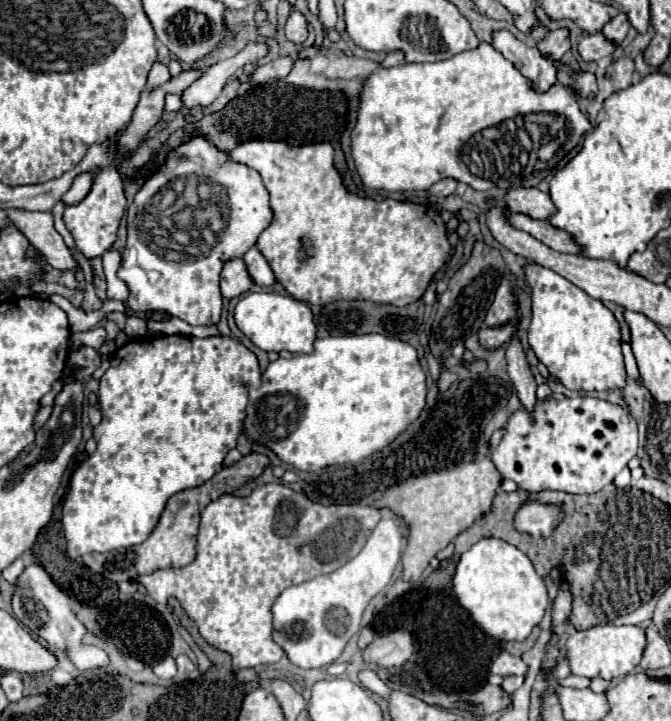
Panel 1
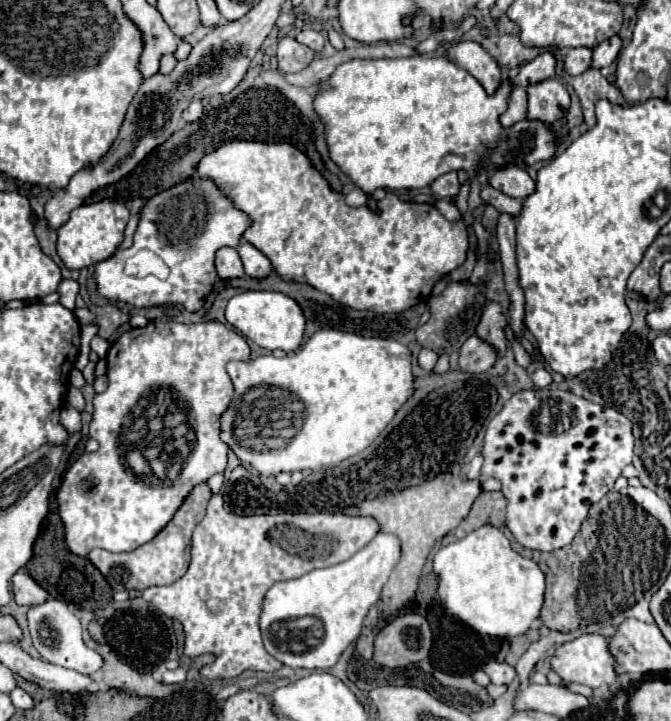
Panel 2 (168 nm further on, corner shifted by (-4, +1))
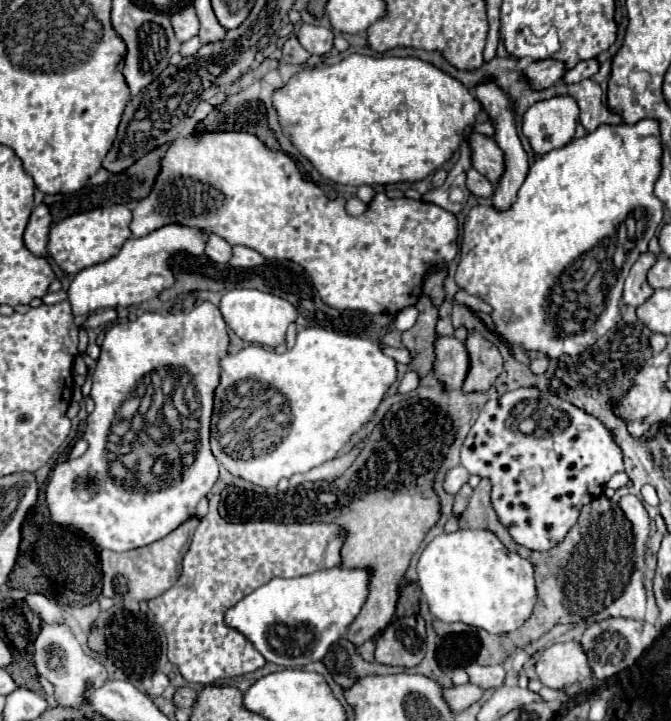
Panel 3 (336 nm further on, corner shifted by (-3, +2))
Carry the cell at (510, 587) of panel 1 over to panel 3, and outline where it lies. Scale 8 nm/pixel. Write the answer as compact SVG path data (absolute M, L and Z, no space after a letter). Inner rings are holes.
M458 529L454 533L442 533L434 537L422 551L416 571L418 587L424 599L428 601L430 613L444 623L460 621L466 625L480 627L488 633L508 633L522 627L536 603L536 583L532 565L518 553L508 553L508 549L494 533L482 529Z

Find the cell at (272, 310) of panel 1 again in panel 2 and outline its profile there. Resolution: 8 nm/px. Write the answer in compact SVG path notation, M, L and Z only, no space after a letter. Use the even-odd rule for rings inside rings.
M247 290L243 294L237 294L229 300L225 308L225 318L231 326L235 326L247 340L253 340L257 346L267 350L285 350L295 352L303 344L305 336L305 316L299 304L273 290Z

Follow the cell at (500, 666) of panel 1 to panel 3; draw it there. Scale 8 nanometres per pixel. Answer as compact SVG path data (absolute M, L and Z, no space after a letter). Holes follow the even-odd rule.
M470 663L466 667L466 673L470 677L470 683L482 687L482 689L490 689L490 687L500 687L504 683L504 667L502 665L478 665L478 663Z

